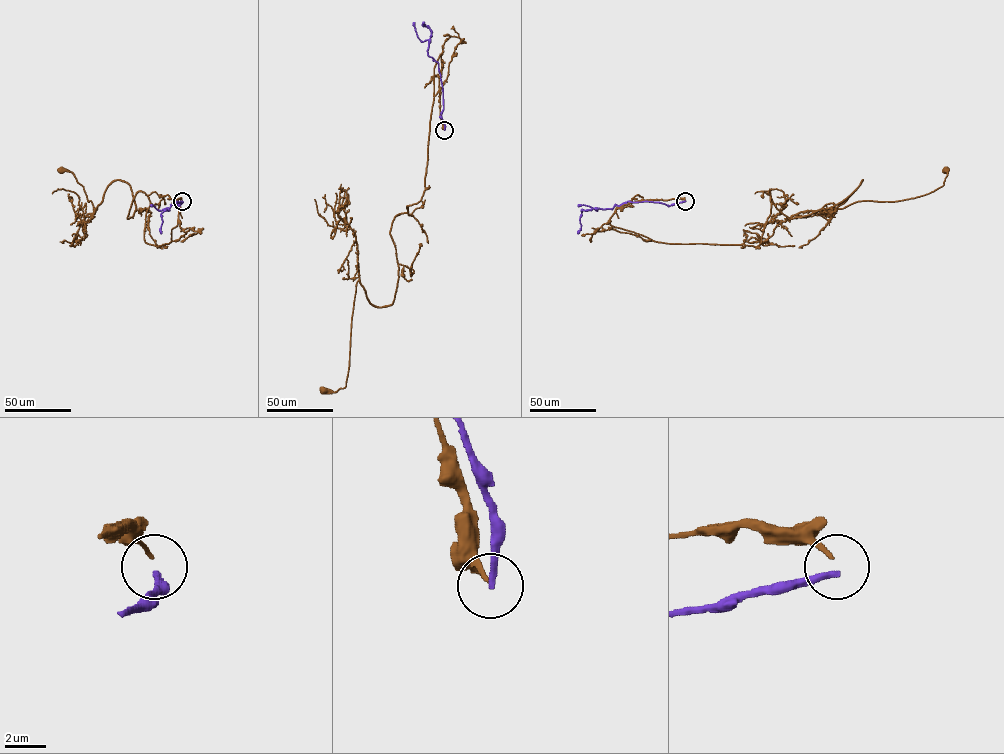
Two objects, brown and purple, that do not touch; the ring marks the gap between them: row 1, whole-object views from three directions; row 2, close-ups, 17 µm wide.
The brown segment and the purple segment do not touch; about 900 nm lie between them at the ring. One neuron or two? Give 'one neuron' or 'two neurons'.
two neurons

